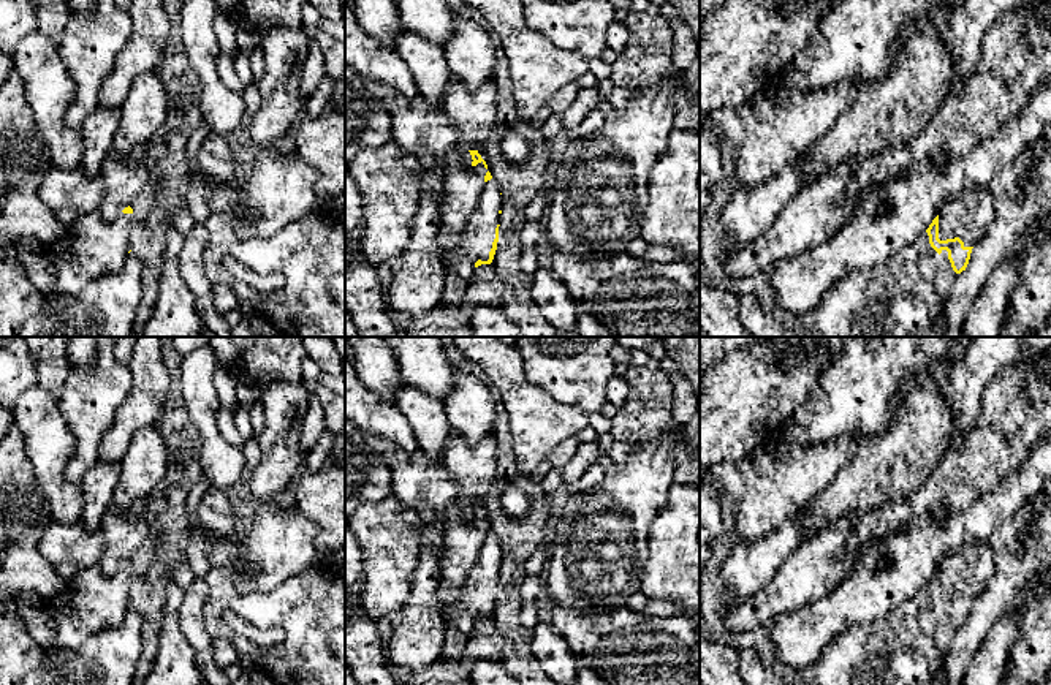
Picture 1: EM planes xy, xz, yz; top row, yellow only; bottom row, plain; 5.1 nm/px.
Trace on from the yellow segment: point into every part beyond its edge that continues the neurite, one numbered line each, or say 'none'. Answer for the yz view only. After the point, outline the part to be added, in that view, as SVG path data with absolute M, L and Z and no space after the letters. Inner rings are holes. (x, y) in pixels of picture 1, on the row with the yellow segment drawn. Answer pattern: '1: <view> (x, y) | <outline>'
1: yz (966, 215) | M989 188L962 190L940 206L939 239L959 237L964 247L975 247L994 218L994 198Z

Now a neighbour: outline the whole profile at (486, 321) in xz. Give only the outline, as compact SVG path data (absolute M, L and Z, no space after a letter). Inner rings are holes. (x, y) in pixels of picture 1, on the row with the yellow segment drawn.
M481 305L467 312L473 337L522 337L519 327L507 316L502 305Z

